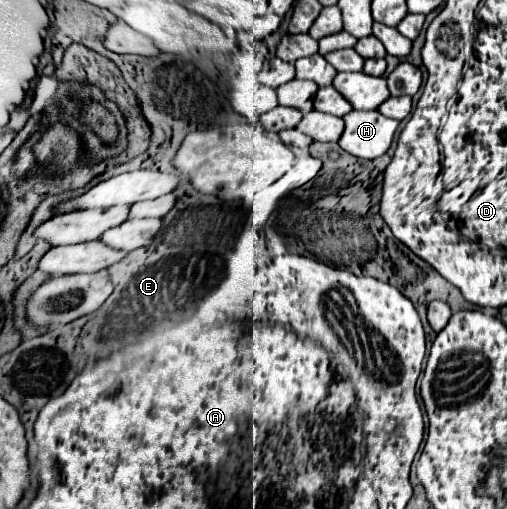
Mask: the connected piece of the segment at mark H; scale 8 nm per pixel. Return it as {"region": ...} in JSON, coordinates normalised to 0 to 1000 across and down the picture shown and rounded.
{"region":[[[696,214],[677,230],[680,253],[669,269],[669,289],[712,312],[751,308],[787,250],[787,238],[763,234],[748,218]]]}

